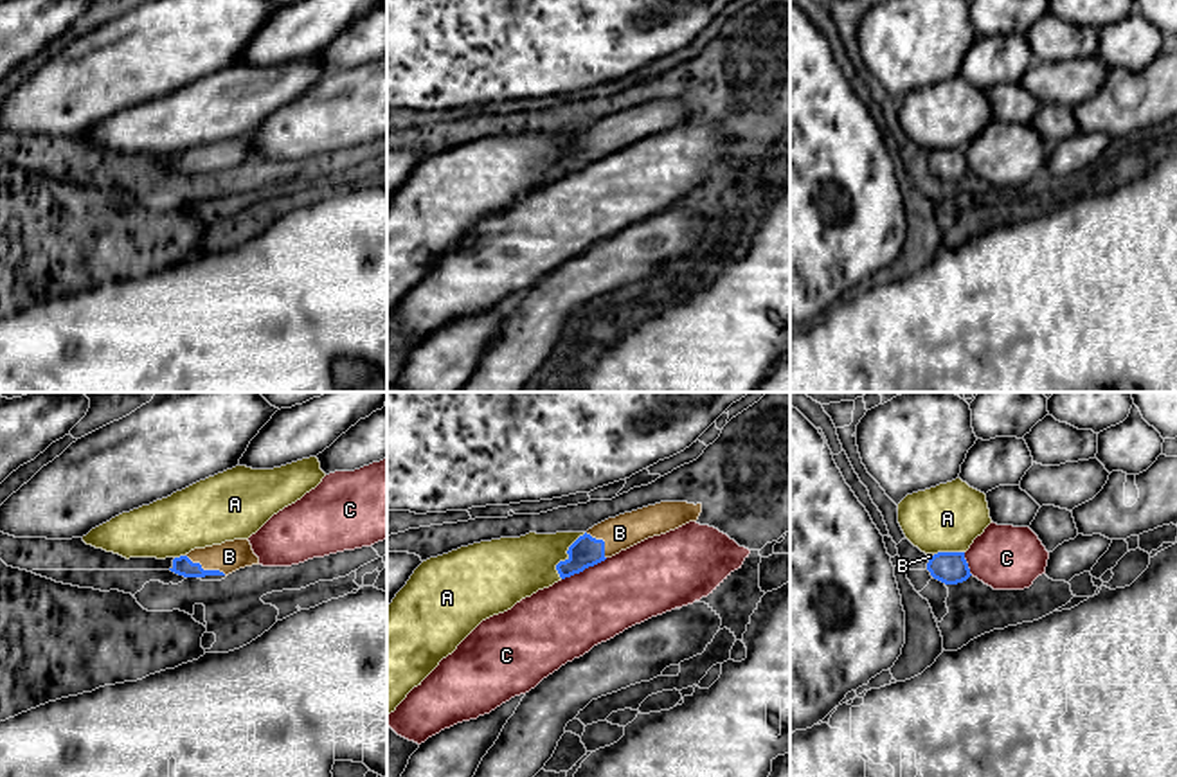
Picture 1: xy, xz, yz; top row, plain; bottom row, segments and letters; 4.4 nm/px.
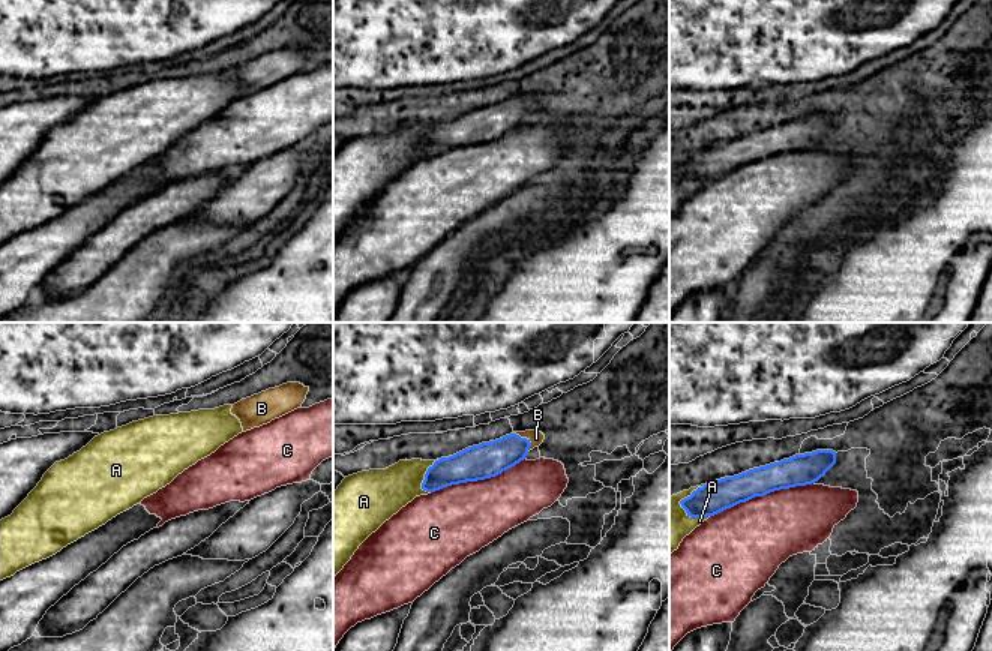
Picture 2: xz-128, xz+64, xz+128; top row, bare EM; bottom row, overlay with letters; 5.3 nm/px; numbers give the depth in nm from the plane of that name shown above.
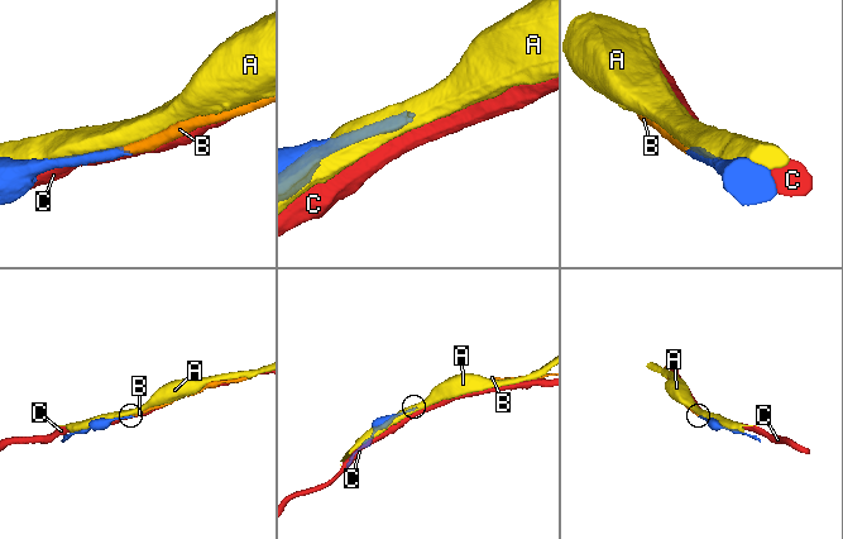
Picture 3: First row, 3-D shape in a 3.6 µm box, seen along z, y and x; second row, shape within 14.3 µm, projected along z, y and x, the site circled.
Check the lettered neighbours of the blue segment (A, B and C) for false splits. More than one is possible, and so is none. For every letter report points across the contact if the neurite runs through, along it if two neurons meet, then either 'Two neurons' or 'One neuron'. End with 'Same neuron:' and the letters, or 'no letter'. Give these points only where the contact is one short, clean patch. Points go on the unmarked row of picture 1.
A: Two neurons
B: Path across: xy (182, 162), (206, 168), (216, 157), (229, 153). One neuron
C: Two neurons
Same neuron: B

